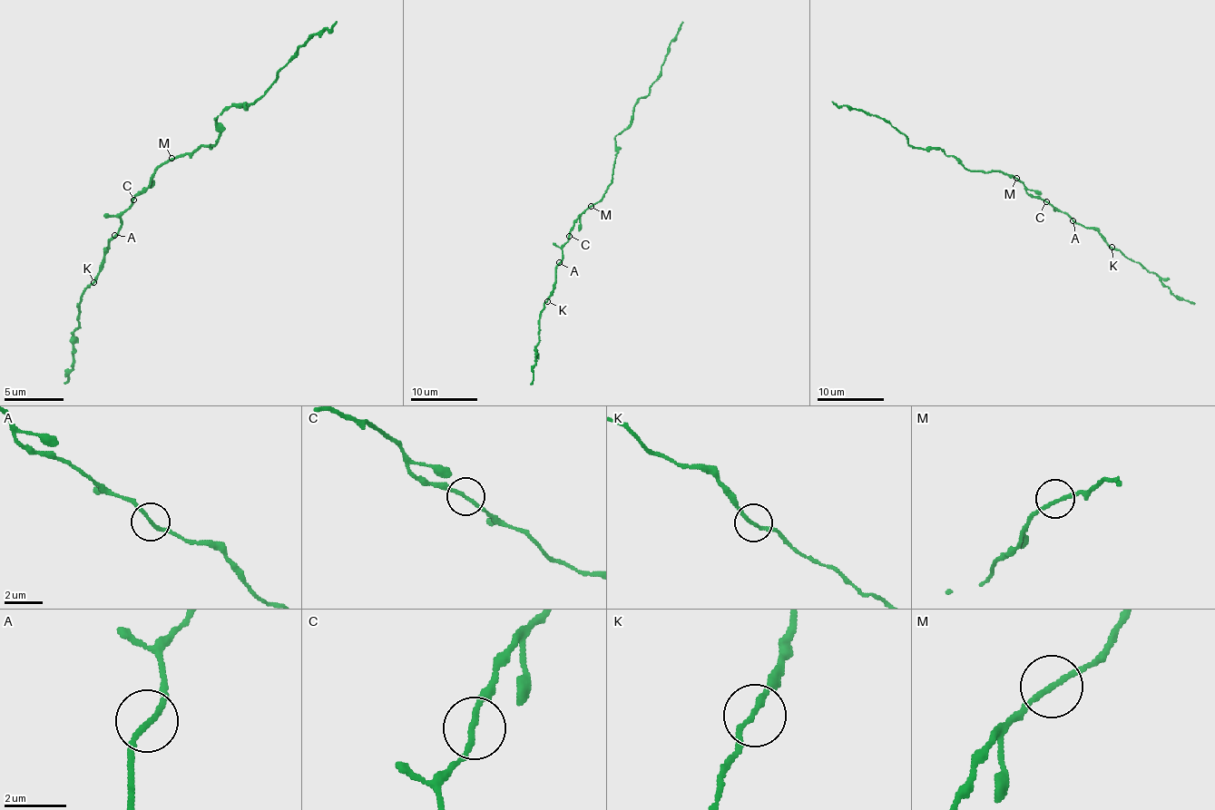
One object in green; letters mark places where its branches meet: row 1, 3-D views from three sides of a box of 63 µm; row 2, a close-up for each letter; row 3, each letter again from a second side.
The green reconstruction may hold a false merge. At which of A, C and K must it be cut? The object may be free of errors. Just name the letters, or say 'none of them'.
C

